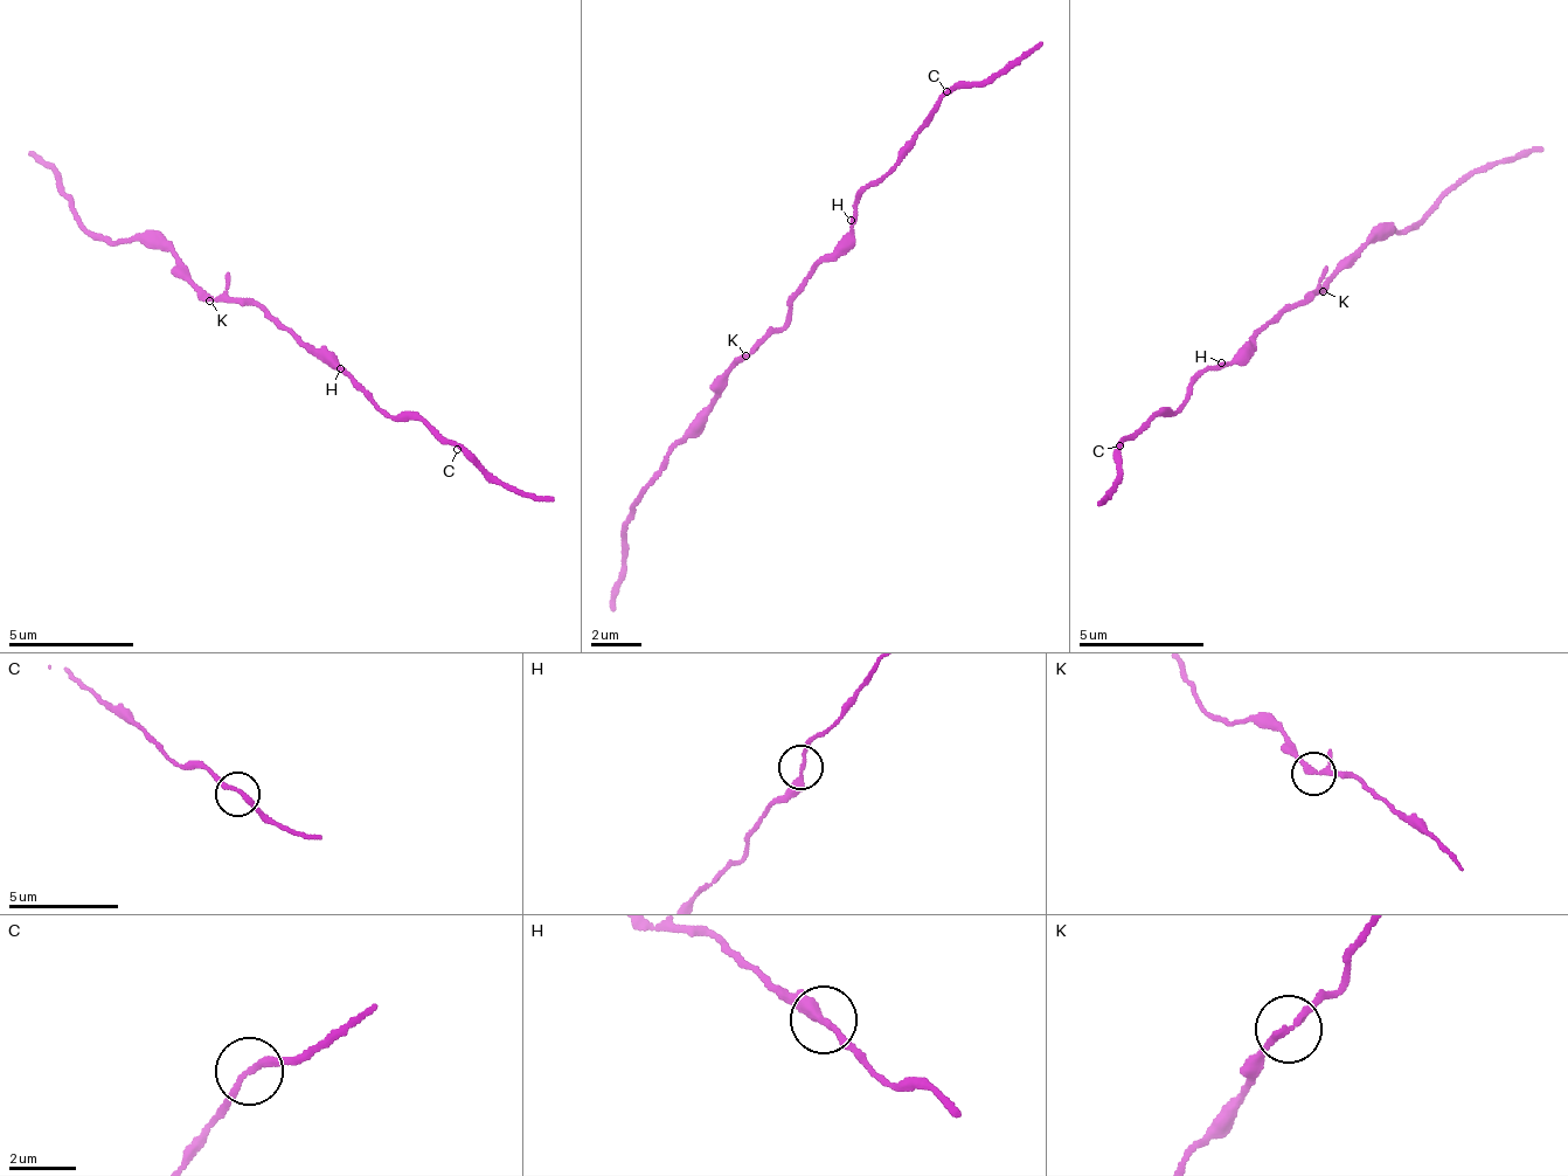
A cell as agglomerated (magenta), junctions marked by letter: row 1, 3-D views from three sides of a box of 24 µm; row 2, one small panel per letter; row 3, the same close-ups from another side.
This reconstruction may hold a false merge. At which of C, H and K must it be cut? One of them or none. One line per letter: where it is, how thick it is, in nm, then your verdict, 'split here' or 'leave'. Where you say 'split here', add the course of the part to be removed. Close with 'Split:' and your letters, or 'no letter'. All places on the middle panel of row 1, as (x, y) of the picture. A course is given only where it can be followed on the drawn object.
C: place (946, 91); calibre 200 nm; leave
H: place (851, 220); calibre 240 nm; leave
K: place (746, 355); calibre 180 nm; leave
Split: no letter

